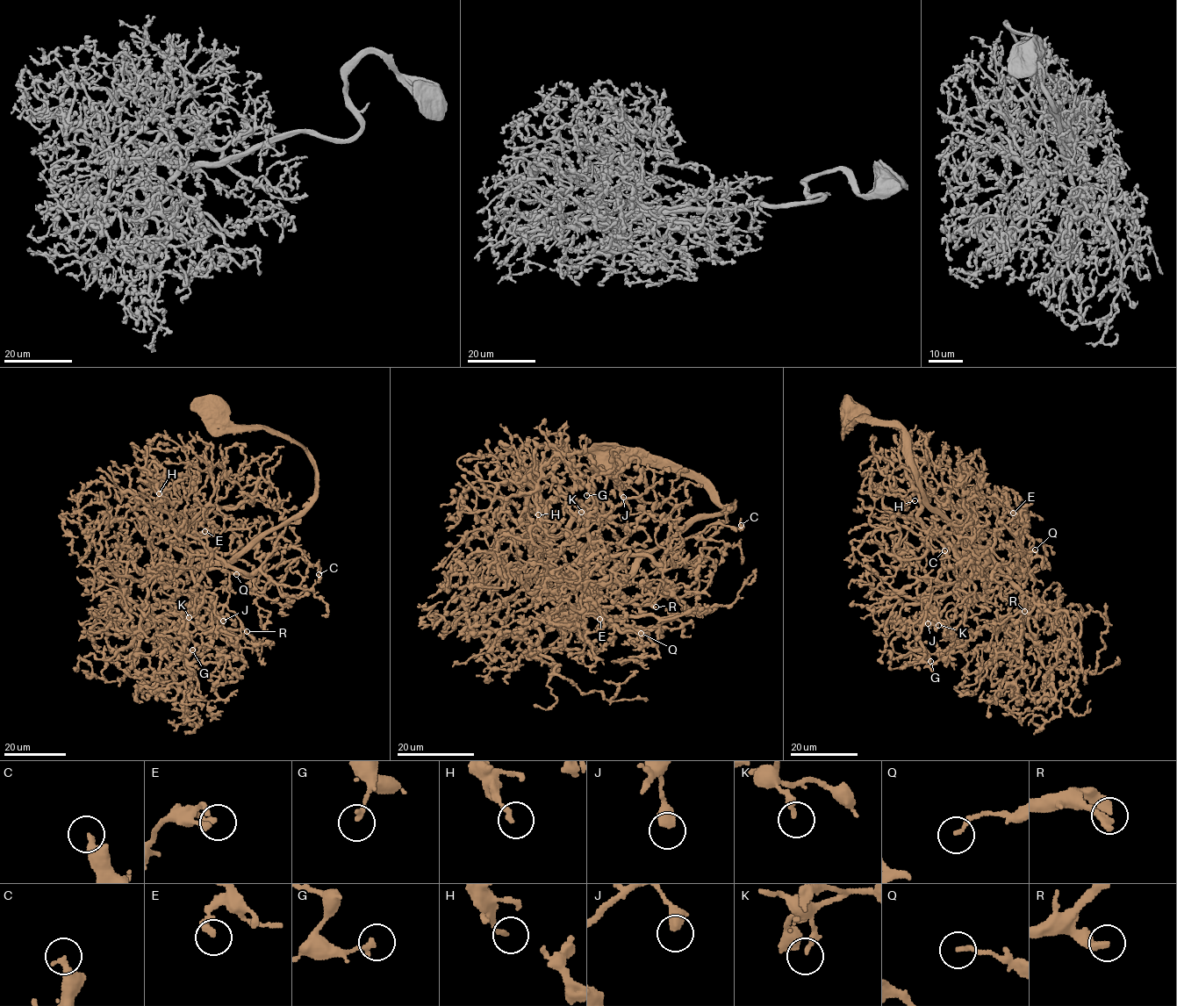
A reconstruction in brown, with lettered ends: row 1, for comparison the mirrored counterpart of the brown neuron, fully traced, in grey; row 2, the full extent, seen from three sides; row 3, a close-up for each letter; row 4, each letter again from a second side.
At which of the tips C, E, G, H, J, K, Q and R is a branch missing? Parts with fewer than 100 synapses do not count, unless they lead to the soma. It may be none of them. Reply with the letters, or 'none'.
R

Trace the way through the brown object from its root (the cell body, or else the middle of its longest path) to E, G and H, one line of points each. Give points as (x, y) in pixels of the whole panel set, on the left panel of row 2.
E: (212, 411), (298, 442), (315, 492), (233, 558), (189, 559), (171, 542), (187, 510), (204, 531)
G: (212, 411), (298, 442), (315, 492), (240, 556), (152, 576), (140, 629), (190, 635), (192, 650)
H: (212, 411), (298, 442), (312, 499), (240, 556), (210, 562), (159, 528), (170, 517), (159, 476), (159, 493)

